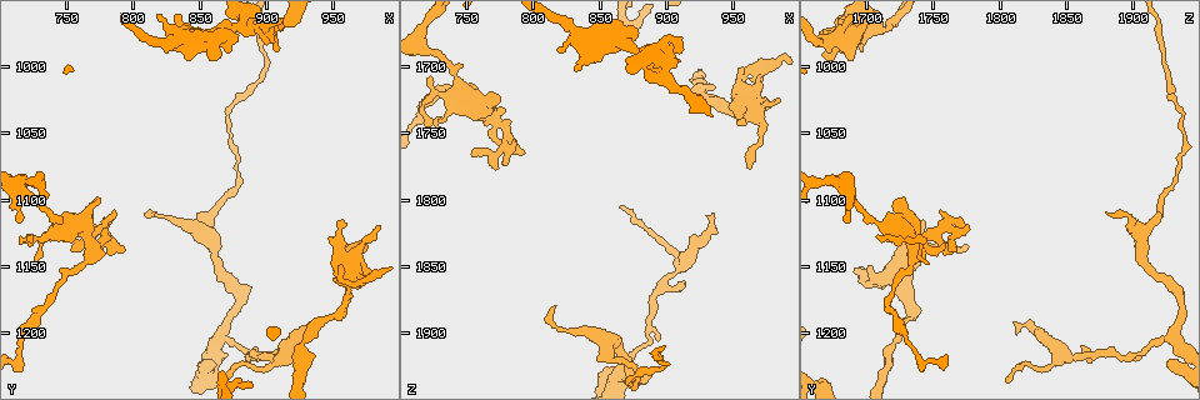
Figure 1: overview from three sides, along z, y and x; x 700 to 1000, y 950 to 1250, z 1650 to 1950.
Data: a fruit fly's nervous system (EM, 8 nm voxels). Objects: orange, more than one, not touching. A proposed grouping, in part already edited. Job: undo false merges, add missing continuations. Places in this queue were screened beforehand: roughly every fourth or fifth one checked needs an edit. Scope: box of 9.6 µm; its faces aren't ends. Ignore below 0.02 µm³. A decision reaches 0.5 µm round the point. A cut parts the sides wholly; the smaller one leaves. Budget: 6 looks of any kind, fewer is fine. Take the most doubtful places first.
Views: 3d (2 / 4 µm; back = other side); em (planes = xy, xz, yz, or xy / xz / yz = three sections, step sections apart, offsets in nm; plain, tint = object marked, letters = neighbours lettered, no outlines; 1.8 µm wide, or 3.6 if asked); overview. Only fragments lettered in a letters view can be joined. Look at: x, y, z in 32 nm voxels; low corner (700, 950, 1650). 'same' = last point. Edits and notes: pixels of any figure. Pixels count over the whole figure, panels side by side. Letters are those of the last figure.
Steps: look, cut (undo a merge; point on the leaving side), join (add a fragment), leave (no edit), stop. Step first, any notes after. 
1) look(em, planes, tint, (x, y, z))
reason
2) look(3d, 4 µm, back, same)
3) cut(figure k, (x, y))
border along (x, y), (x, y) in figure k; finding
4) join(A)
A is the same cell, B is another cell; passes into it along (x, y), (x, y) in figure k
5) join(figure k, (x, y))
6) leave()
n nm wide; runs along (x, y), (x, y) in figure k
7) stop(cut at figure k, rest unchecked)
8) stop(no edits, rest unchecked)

look(3d, 2 µm, (882, 970, 1690))
calibre changes

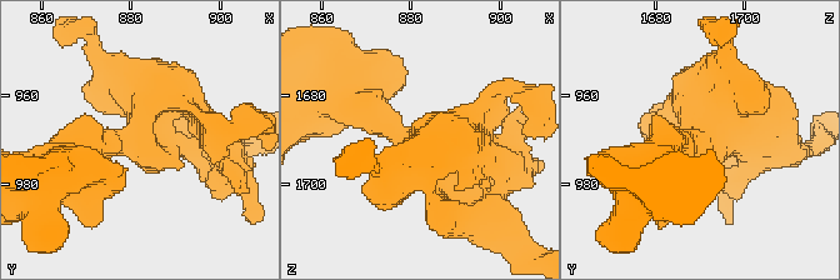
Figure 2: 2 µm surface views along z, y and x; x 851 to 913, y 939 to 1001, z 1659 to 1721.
look(em, yz, step 4, tint, (883, 970, 1691))

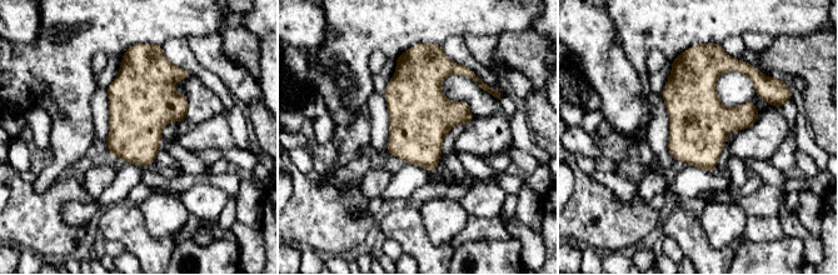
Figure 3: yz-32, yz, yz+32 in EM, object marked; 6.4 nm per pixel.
look(em, planes, letters, same)

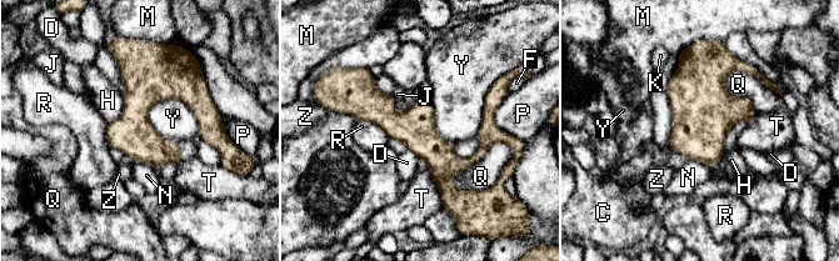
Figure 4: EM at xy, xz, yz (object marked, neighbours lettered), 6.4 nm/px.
leave()
C, D, F, H, J, K, M, N, P, Q, R, T, Y and Z are other cells; border along (148, 111), (180, 99), (199, 134) in figure 4; one neuron here

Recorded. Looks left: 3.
look(3d, 4 µm, (860, 1220, 1926))
thick end

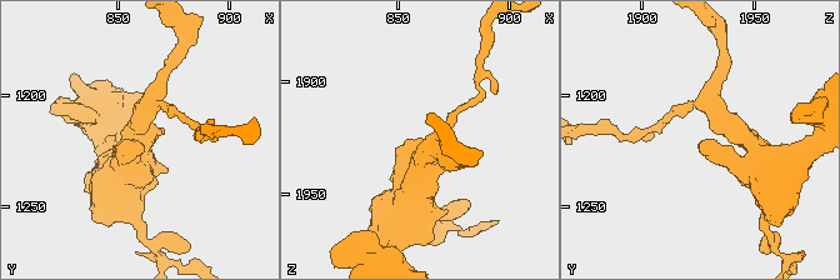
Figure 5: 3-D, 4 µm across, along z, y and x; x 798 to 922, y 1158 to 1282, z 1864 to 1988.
look(em, planes, tint, (862, 1222, 1925))

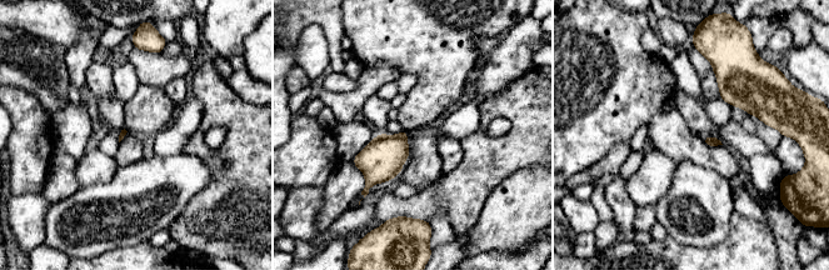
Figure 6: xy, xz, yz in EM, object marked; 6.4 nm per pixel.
look(em, planes, letters, same)
see the neighbours

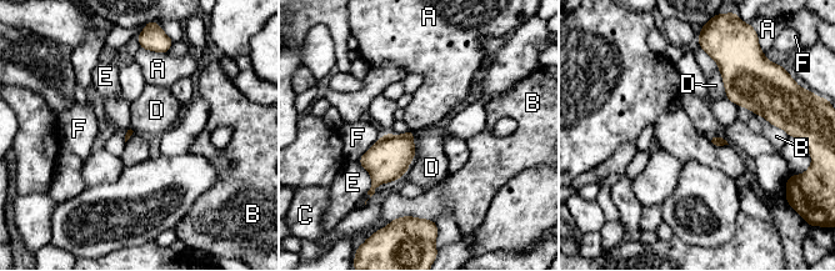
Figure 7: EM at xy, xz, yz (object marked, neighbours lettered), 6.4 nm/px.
leave()
F touches over 240 nm; A, B, C, D, E and F are other cells; border along (140, 48), (168, 53) in figure 7; none of them fits

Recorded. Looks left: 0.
stop(no edits, rest unchecked)

